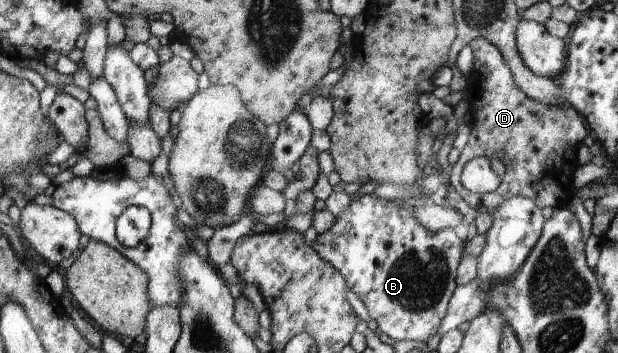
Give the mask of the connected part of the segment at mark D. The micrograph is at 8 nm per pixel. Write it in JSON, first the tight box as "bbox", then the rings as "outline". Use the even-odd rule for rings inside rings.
{"bbox":[448,37,601,214],"outline":[[[484,37],[473,38],[468,46],[473,50],[473,67],[466,77],[465,99],[468,101],[468,112],[472,117],[470,136],[465,148],[460,153],[457,162],[451,166],[448,181],[455,191],[474,207],[478,213],[492,214],[505,200],[512,197],[523,196],[532,199],[540,208],[552,207],[553,209],[570,204],[572,196],[579,196],[583,201],[594,198],[594,191],[601,183],[591,182],[586,186],[573,188],[573,173],[580,165],[577,160],[577,150],[582,145],[583,138],[587,135],[587,127],[579,114],[571,106],[548,106],[541,102],[529,99],[521,88],[515,83],[513,74],[506,64],[502,53]],[[496,155],[506,166],[499,187],[494,192],[478,194],[470,192],[463,187],[460,175],[465,164],[474,157],[491,158]]]}

